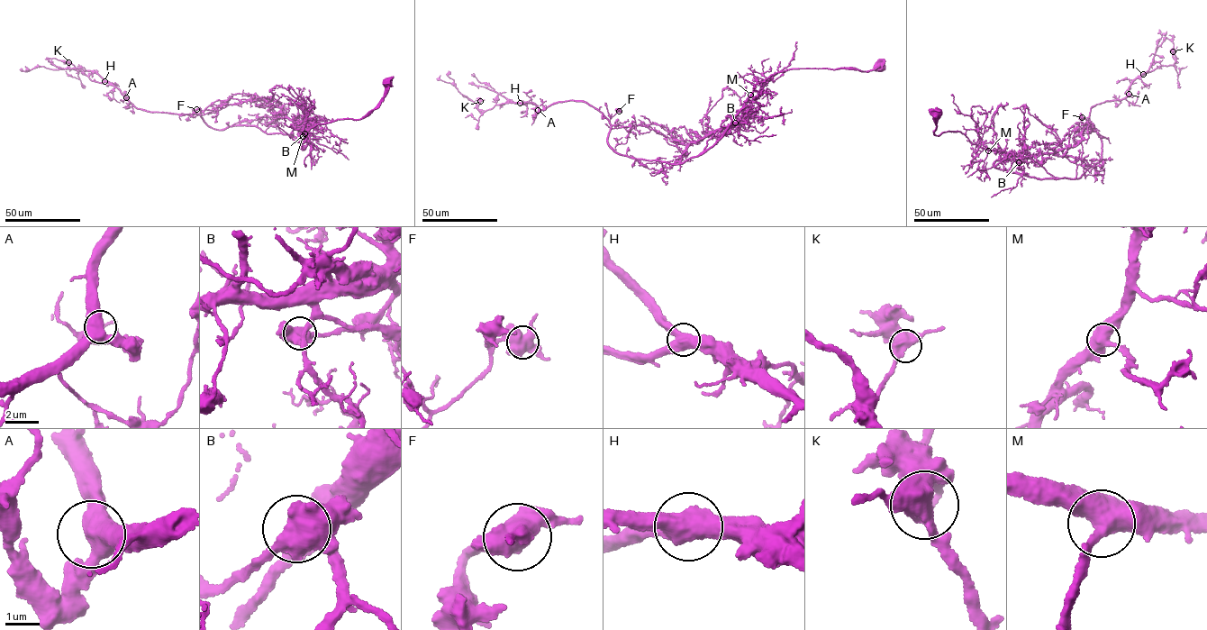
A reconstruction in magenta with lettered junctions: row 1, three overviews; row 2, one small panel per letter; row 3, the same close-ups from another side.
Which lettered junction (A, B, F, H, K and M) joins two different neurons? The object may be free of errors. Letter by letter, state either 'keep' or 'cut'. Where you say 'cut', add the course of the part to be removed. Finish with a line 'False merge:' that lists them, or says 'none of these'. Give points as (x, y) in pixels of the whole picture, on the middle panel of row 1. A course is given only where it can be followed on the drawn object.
A: keep
B: keep
F: keep
H: keep
K: keep
M: keep
False merge: none of these

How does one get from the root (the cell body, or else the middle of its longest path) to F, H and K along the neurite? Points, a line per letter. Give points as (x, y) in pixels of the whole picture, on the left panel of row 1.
F: (387, 82), (382, 101), (362, 118), (318, 123), (301, 138), (303, 126), (259, 99), (196, 109)
H: (387, 82), (362, 118), (301, 138), (303, 126), (259, 99), (153, 112), (104, 81)
K: (387, 82), (362, 118), (301, 138), (303, 126), (269, 102), (146, 111), (68, 62)

